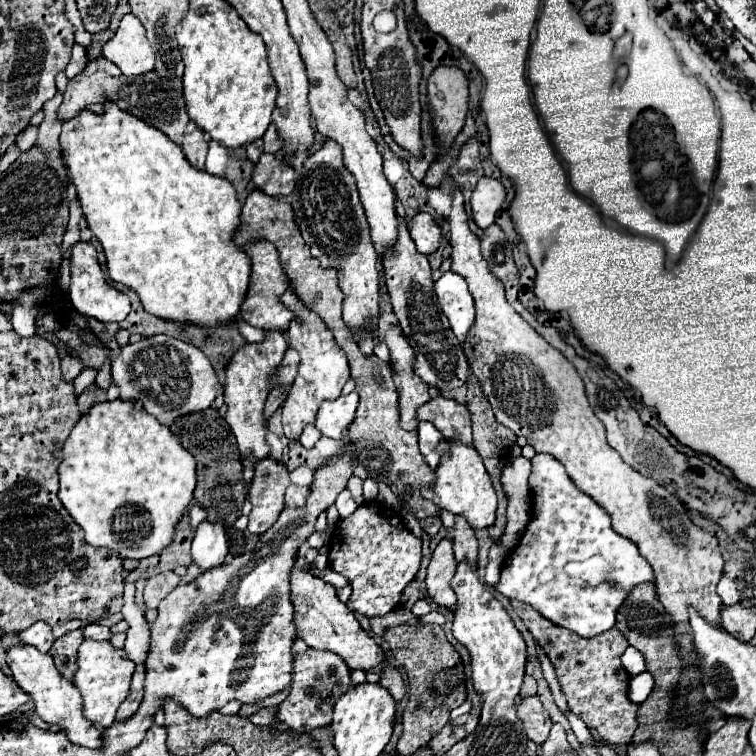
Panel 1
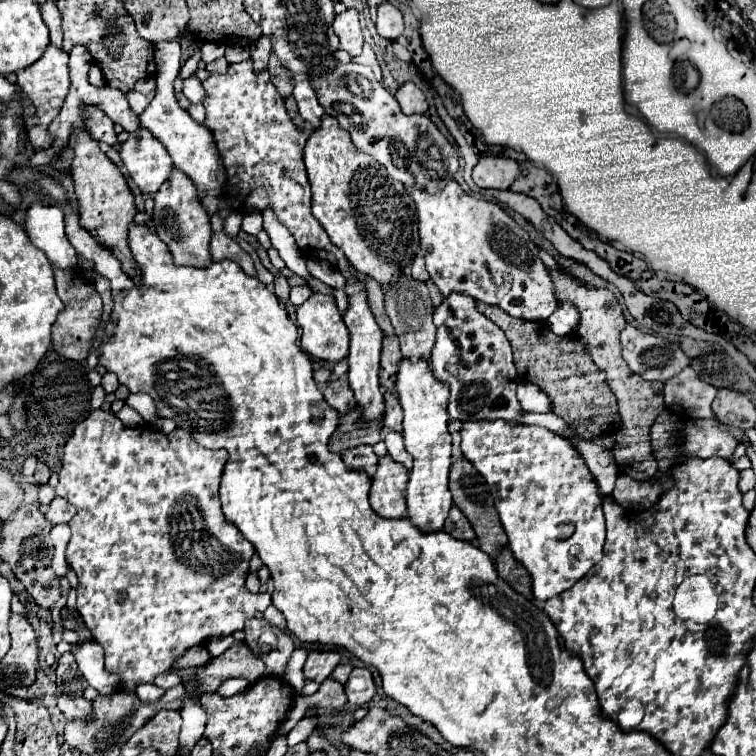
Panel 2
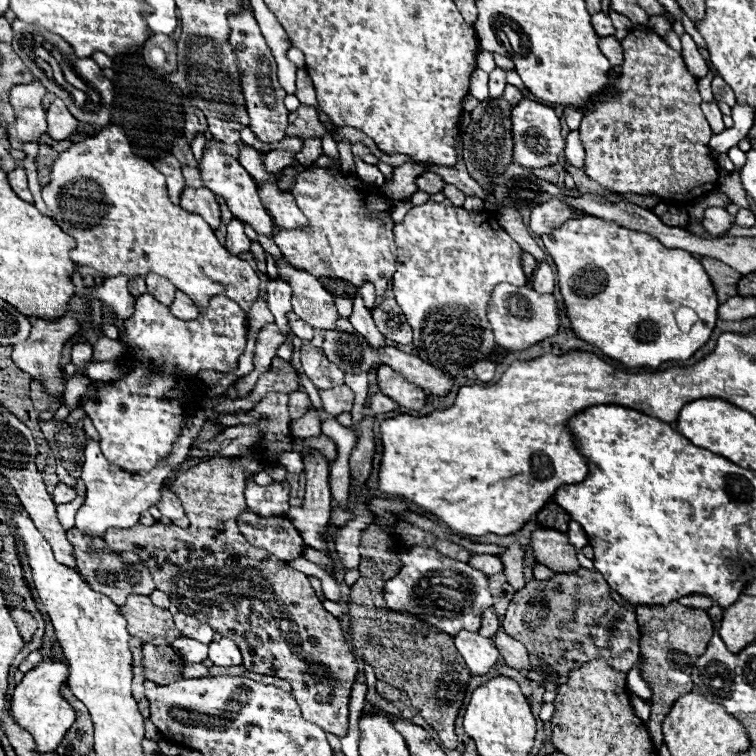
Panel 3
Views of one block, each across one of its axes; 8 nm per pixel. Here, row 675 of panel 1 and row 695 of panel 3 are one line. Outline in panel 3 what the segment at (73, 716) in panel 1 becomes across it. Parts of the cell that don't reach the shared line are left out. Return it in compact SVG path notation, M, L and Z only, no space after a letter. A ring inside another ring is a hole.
M42 662L34 666L22 682L14 688L12 700L10 700L10 710L12 718L16 724L26 728L34 736L36 752L52 752L58 748L70 726L74 724L74 708L60 696L60 686L68 676L68 668L62 662Z

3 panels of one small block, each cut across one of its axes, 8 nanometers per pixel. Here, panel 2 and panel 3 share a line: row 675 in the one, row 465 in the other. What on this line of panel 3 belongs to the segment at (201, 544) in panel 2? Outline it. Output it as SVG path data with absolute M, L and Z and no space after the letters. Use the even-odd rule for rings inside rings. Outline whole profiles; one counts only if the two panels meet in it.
M140 294L136 298L134 314L124 322L124 336L122 342L128 346L126 356L126 374L114 382L98 382L94 386L96 400L82 400L82 408L92 418L102 444L102 454L108 462L124 468L126 472L140 472L140 470L152 470L158 466L160 460L168 458L174 442L182 430L182 424L186 422L186 416L196 410L198 396L202 396L202 386L196 382L198 372L202 370L214 370L214 372L236 372L238 358L246 350L246 314L244 310L230 300L228 296L214 296L210 298L210 304L204 312L204 316L196 320L180 320L176 318L168 306L158 304L154 296ZM142 380L148 380L148 384L142 384ZM178 392L176 398L168 400L166 394Z

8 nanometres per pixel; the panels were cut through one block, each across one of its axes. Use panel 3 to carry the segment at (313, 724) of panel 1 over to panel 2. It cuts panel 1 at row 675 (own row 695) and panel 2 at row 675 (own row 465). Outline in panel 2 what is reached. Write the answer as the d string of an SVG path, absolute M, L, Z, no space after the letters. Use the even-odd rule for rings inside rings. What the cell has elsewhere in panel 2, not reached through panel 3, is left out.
M236 642L222 656L212 658L208 666L202 670L204 670L204 682L200 682L202 692L214 692L226 678L246 678L254 682L266 676L264 662L260 662L260 658L256 658L244 642Z

